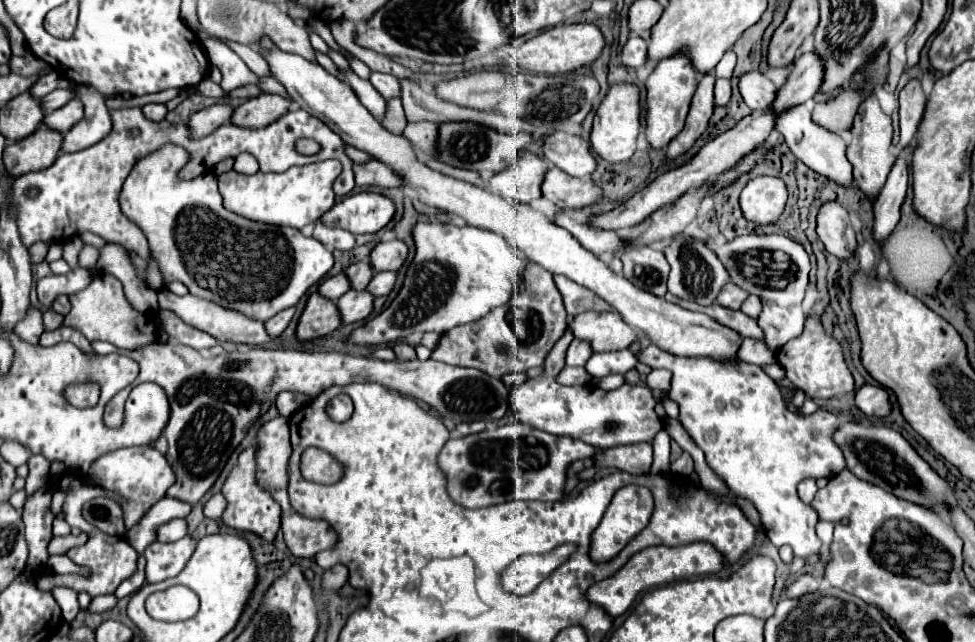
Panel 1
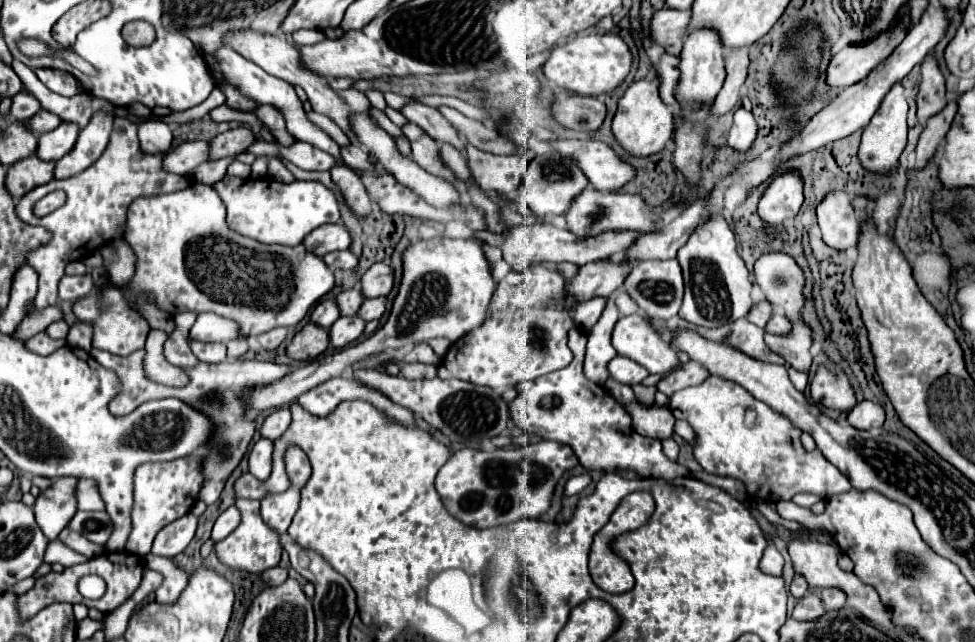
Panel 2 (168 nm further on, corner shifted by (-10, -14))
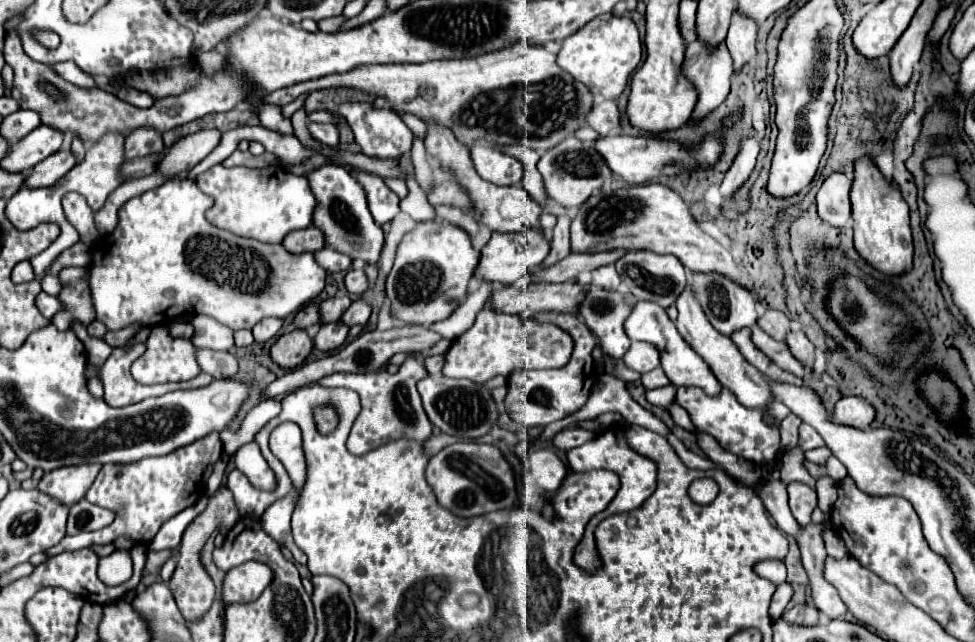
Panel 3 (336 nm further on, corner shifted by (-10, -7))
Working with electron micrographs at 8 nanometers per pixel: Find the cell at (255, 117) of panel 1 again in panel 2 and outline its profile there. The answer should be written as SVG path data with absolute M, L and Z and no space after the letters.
M236 128L236 130L228 130L226 134L216 134L210 140L210 160L240 154L252 142L254 142L254 134L248 128Z

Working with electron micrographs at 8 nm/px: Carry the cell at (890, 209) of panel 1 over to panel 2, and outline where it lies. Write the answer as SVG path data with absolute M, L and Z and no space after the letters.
M950 100L944 106L944 110L940 110L938 114L934 114L928 120L928 124L926 124L926 128L924 128L922 136L920 136L920 142L916 146L916 158L914 158L914 168L916 170L926 166L930 156L938 150L938 146L942 144L942 140L946 138L946 134L950 130L950 124L952 124L952 120L956 116L956 110L958 110L956 100Z

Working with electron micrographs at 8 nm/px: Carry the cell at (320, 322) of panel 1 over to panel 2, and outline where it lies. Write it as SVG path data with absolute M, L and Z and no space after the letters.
M306 324L286 346L286 354L292 360L308 362L314 360L318 354L322 354L328 348L328 332L316 324Z

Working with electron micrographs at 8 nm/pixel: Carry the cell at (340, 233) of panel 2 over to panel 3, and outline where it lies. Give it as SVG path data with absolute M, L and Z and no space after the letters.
M310 225L302 231L292 231L290 235L286 235L282 245L288 251L294 251L294 253L302 253L302 251L314 253L314 251L320 251L326 245L326 237L318 227Z

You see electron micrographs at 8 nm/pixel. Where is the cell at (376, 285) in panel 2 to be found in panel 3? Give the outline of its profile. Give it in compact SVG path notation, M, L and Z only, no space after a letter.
M354 267L354 269L350 269L350 271L346 273L346 279L344 279L344 283L346 283L346 289L348 289L348 293L350 293L352 297L364 295L364 293L368 291L368 287L370 287L368 275L366 275L366 273L364 273L360 267Z

